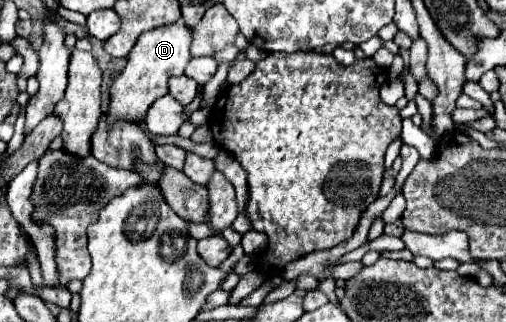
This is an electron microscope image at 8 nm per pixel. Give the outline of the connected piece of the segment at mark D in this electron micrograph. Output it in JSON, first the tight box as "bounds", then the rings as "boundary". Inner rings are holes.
{"bounds":[106,23,192,127],"boundary":[[[182,23],[164,25],[162,29],[152,29],[138,37],[136,45],[128,53],[128,63],[110,87],[110,109],[106,123],[112,127],[116,121],[144,121],[150,105],[168,93],[168,79],[184,75],[190,57],[190,37],[192,31]]]}

